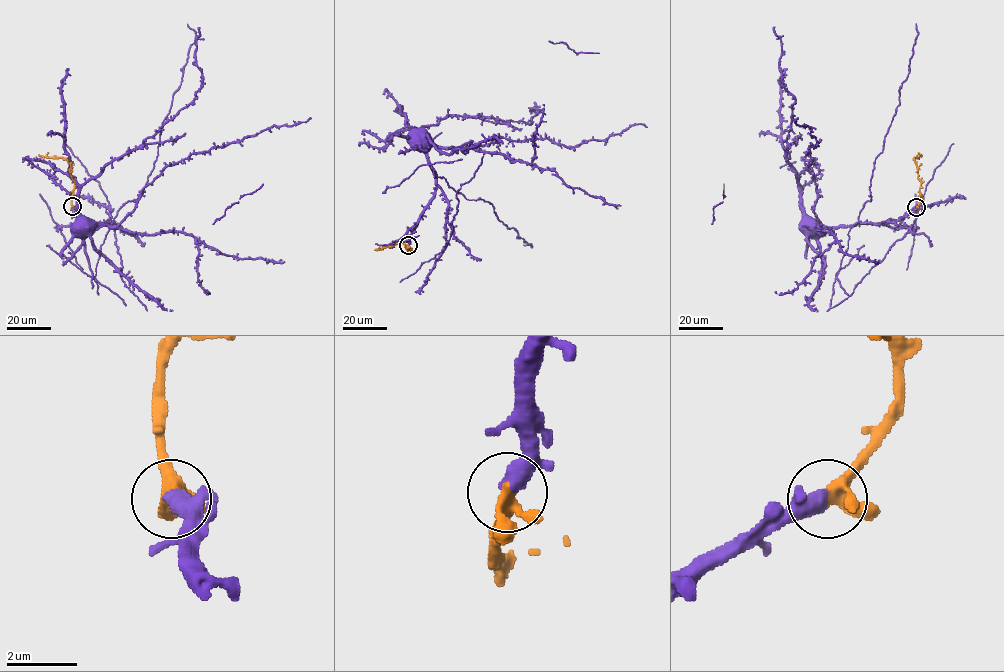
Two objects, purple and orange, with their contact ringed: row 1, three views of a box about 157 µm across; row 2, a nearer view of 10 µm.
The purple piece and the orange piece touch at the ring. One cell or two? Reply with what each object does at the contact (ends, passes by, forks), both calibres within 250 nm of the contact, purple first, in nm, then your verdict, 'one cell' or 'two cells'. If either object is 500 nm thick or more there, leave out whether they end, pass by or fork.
purple passes by; orange forks there; 360 nm thick on the purple side, 280 nm on the other; one cell

